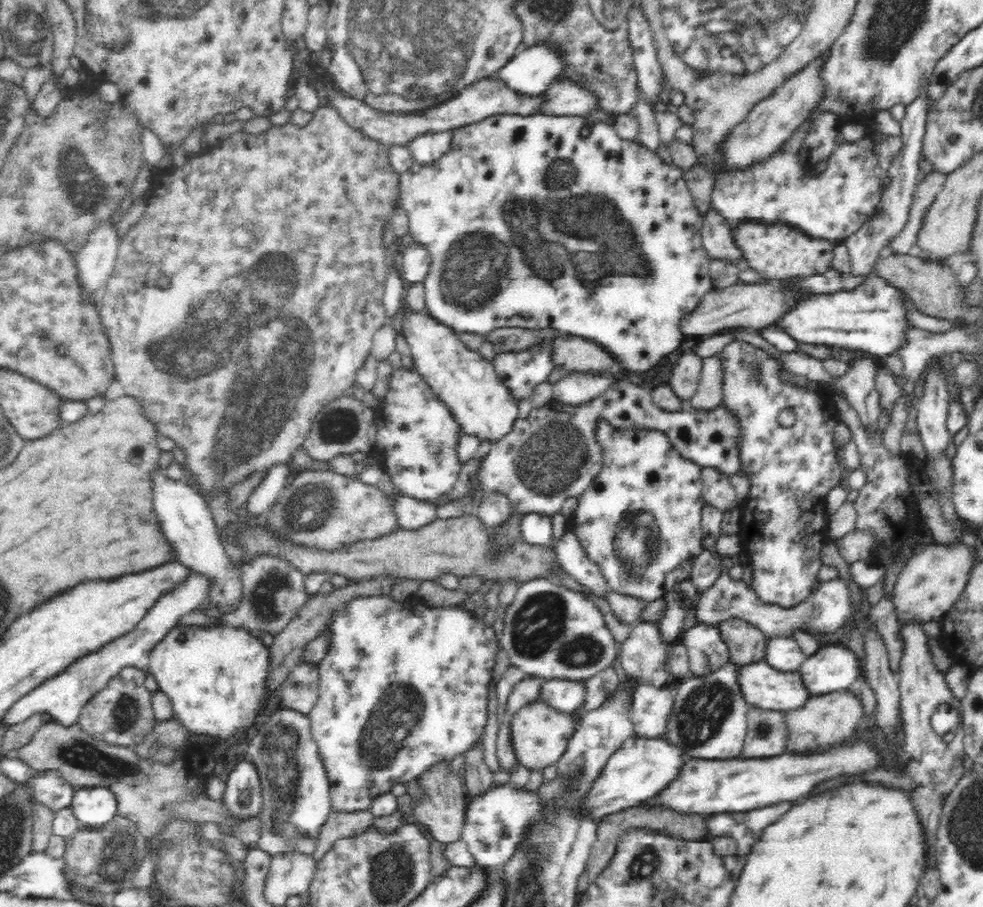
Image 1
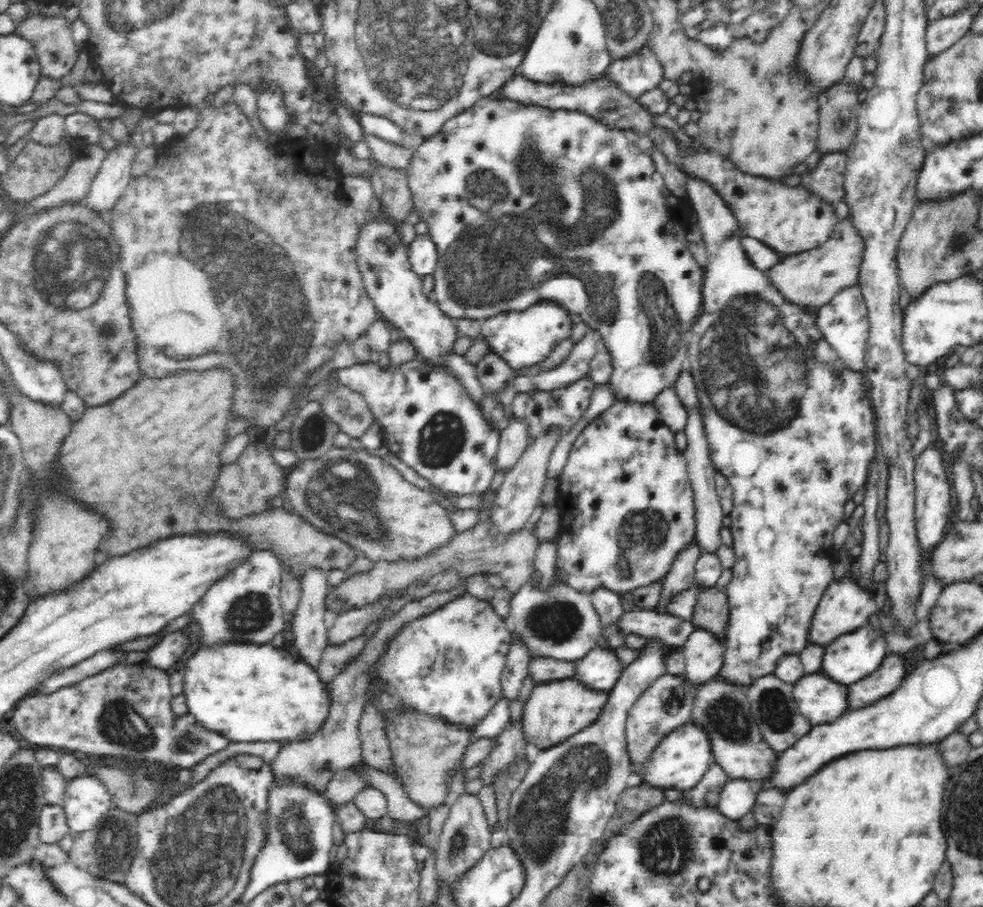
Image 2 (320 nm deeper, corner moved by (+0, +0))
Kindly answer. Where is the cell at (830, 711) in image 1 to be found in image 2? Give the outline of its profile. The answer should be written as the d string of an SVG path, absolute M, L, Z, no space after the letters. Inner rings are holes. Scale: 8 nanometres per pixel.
M888 654L876 671L845 688L846 712L860 710L886 698L900 686L908 671L904 659L898 654Z

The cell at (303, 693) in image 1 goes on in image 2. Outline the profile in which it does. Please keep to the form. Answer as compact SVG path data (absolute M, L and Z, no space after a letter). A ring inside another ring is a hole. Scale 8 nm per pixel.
M308 570L304 578L300 580L303 594L300 603L294 612L294 622L292 622L292 636L294 636L294 650L298 660L306 663L310 669L318 671L322 663L327 643L327 627L324 625L324 600L328 594L327 572L320 570Z

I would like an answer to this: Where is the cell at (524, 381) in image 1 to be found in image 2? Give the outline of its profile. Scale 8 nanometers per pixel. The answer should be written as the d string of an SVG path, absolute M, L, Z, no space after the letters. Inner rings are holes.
M540 302L523 313L502 313L482 321L481 337L488 343L491 353L505 360L510 368L524 370L543 362L560 342L568 340L572 328L570 315L561 306Z

